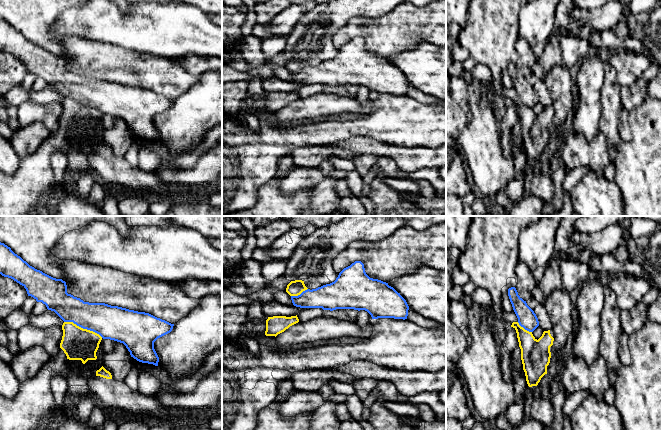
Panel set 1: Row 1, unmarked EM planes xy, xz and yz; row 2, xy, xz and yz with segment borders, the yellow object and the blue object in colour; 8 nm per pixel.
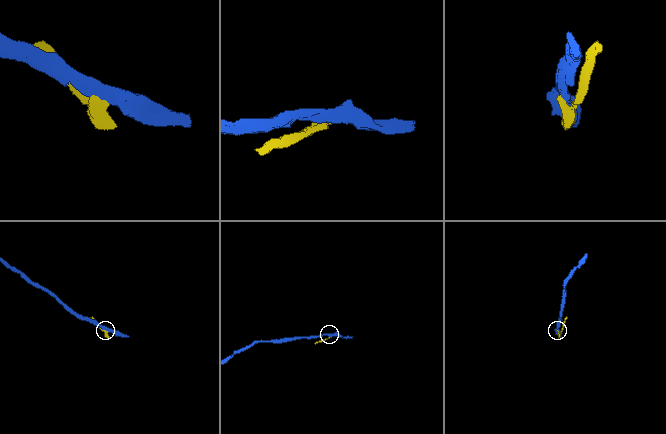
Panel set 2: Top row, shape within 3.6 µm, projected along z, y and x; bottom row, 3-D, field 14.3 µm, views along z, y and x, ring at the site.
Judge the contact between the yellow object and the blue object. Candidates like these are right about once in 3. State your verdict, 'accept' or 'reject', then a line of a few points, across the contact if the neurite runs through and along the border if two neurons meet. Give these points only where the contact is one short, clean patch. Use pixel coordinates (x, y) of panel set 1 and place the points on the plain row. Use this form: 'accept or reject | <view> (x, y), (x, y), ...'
reject | xy (64, 97), (72, 97), (83, 104), (98, 109), (102, 113)

